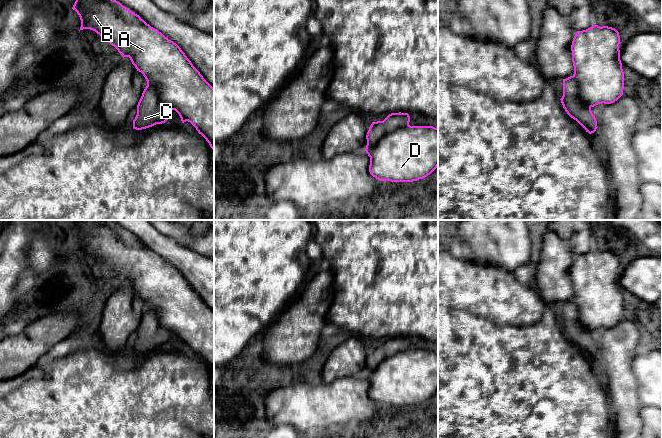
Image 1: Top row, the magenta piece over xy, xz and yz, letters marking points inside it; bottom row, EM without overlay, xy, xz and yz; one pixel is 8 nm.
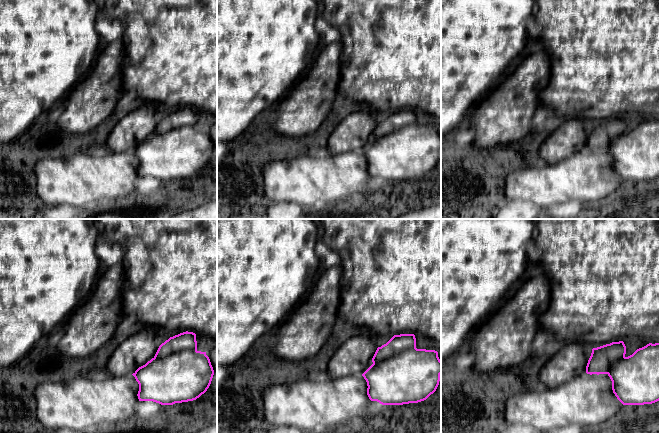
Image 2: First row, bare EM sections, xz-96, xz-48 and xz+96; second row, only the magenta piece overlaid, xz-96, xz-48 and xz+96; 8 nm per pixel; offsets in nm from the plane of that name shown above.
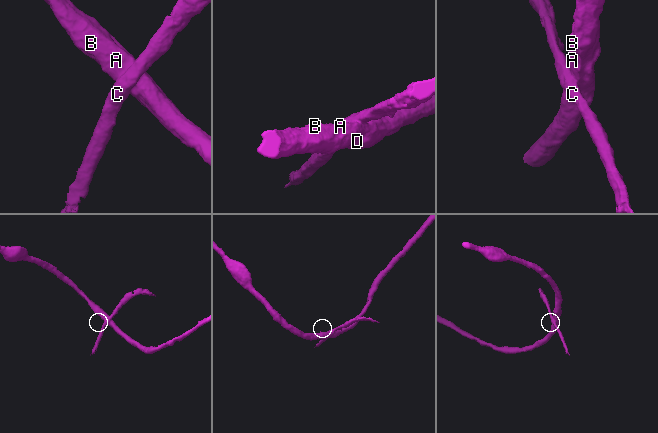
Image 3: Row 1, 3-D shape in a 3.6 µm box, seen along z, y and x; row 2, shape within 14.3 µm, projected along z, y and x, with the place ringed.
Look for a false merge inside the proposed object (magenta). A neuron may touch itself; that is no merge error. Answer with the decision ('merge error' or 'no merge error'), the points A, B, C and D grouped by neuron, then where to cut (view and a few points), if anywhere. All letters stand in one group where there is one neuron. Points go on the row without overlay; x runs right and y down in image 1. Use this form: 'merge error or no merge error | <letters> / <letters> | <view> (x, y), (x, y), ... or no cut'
merge error | A B D / C | xz (408, 348), (385, 357), (375, 367), (366, 372)

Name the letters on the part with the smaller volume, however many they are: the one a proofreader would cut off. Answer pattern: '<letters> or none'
C

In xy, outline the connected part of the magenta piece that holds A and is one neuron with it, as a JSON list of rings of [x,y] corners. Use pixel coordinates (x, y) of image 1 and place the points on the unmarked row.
[[[76,220],[72,233],[80,241],[80,254],[90,253],[95,255],[114,270],[123,282],[129,281],[137,295],[143,298],[147,308],[157,314],[160,325],[175,334],[182,347],[190,346],[214,374],[214,312],[203,302],[176,267],[110,220]]]

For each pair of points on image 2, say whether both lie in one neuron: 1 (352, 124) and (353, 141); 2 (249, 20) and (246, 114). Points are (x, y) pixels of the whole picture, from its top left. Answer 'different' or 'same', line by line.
1: same
2: same

